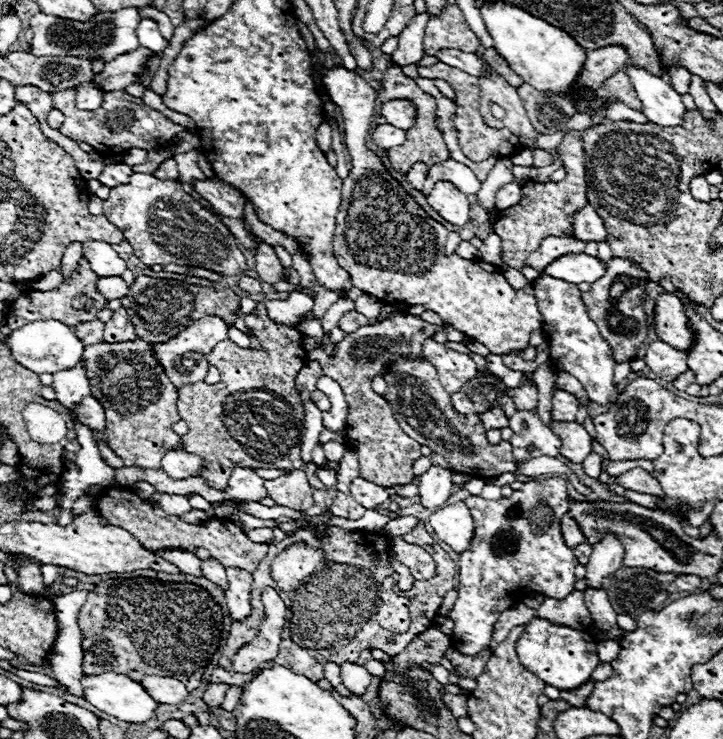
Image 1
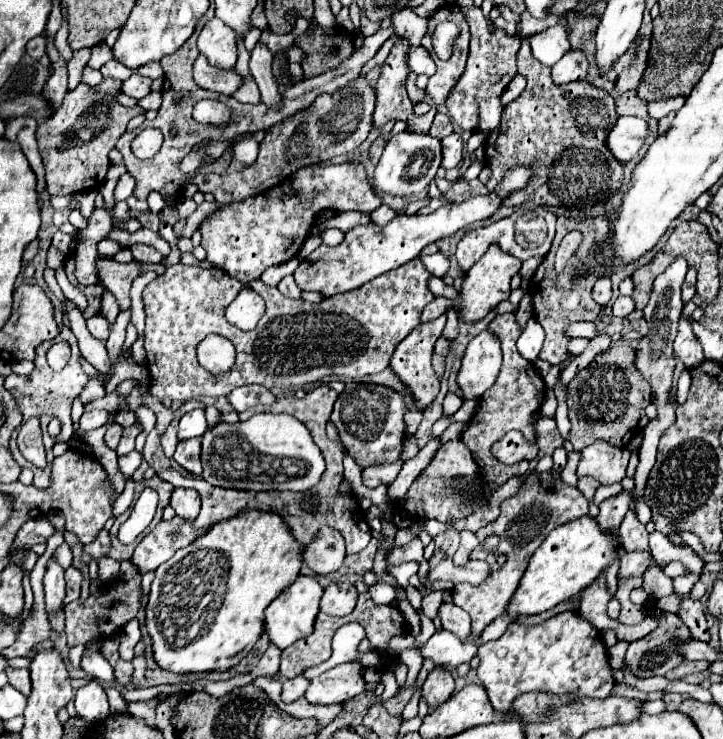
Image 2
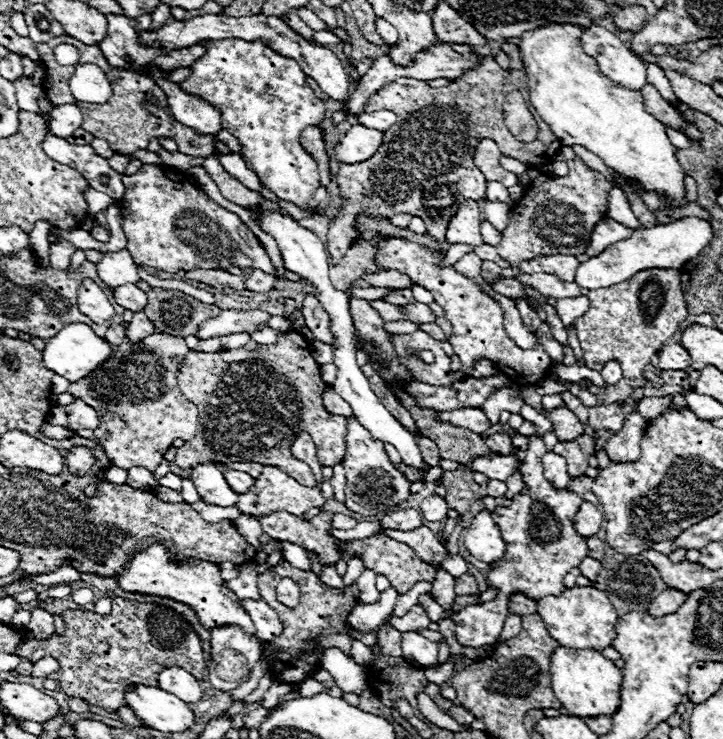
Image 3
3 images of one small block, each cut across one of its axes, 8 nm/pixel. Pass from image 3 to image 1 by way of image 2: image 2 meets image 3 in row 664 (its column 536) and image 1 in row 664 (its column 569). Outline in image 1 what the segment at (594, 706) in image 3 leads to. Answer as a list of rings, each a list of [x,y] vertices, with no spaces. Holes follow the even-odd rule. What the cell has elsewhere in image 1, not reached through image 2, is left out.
[[[532,620],[526,624],[524,634],[516,644],[518,660],[524,668],[528,668],[534,676],[538,676],[548,686],[558,690],[576,690],[588,680],[592,680],[594,668],[600,664],[596,654],[596,640],[590,634],[578,632],[566,626],[556,626],[548,620]]]

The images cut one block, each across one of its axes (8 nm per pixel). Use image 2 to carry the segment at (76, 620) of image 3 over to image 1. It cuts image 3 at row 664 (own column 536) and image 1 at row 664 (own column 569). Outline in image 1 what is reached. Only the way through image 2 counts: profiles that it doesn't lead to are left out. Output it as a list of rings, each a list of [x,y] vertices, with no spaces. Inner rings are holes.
[[[152,578],[104,580],[90,594],[78,612],[78,626],[84,648],[84,674],[96,676],[104,672],[120,672],[140,682],[148,674],[172,676],[186,684],[192,692],[200,686],[202,674],[218,650],[222,640],[222,610],[210,594],[194,584],[170,584]]]

